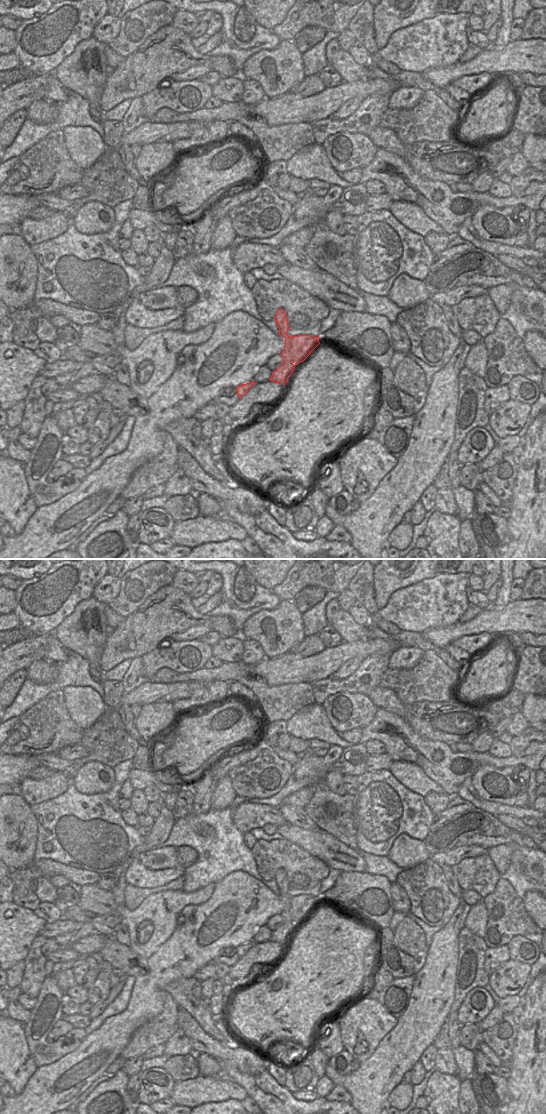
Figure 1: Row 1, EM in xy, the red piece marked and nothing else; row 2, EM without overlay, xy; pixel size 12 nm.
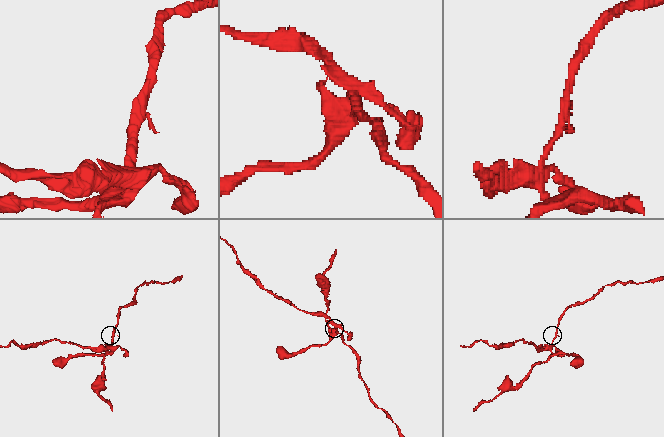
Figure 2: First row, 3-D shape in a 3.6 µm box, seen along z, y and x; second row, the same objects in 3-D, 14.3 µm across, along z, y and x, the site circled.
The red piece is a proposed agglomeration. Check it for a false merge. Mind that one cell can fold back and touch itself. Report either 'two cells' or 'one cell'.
two cells

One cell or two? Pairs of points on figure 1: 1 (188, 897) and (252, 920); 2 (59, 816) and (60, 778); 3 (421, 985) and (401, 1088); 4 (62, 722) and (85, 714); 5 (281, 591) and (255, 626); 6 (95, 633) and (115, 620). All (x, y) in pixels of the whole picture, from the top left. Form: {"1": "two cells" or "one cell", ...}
{"1": "two cells", "2": "two cells", "3": "two cells", "4": "two cells", "5": "two cells", "6": "two cells"}

